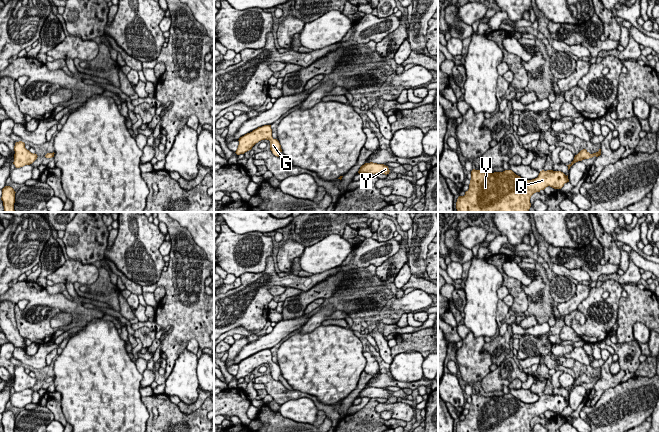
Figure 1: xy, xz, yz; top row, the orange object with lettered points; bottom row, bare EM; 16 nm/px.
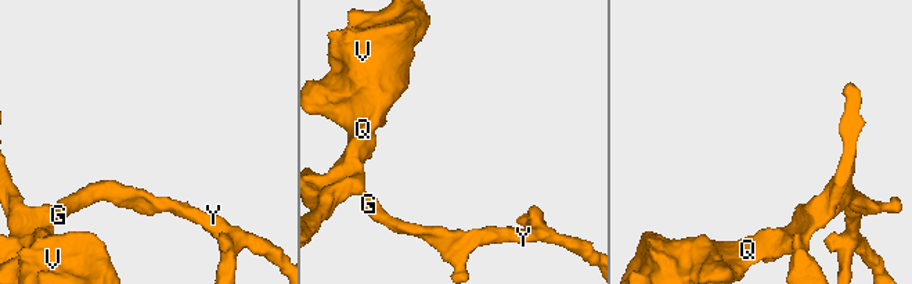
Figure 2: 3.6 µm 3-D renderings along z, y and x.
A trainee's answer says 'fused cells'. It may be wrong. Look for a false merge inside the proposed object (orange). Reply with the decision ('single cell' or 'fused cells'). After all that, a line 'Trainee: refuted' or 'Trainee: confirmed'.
single cell
Trainee: refuted

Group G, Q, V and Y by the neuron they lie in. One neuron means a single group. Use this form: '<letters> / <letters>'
G Q V Y

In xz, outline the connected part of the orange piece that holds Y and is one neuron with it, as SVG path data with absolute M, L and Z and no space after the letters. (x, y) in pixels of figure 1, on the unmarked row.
M365 387L362 389L358 395L359 398L369 397L369 398L389 398L390 394L388 390L384 388L377 388L377 387Z

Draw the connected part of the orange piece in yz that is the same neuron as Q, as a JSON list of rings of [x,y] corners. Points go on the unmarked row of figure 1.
[[[473,393],[469,413],[459,420],[456,432],[530,432],[530,422],[550,410],[561,413],[569,406],[561,395],[540,395],[537,402],[523,403],[512,394],[485,397]]]

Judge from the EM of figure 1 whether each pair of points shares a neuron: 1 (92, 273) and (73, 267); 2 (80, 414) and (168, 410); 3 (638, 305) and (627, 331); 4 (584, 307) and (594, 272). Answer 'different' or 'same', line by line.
1: same
2: different
3: same
4: different

